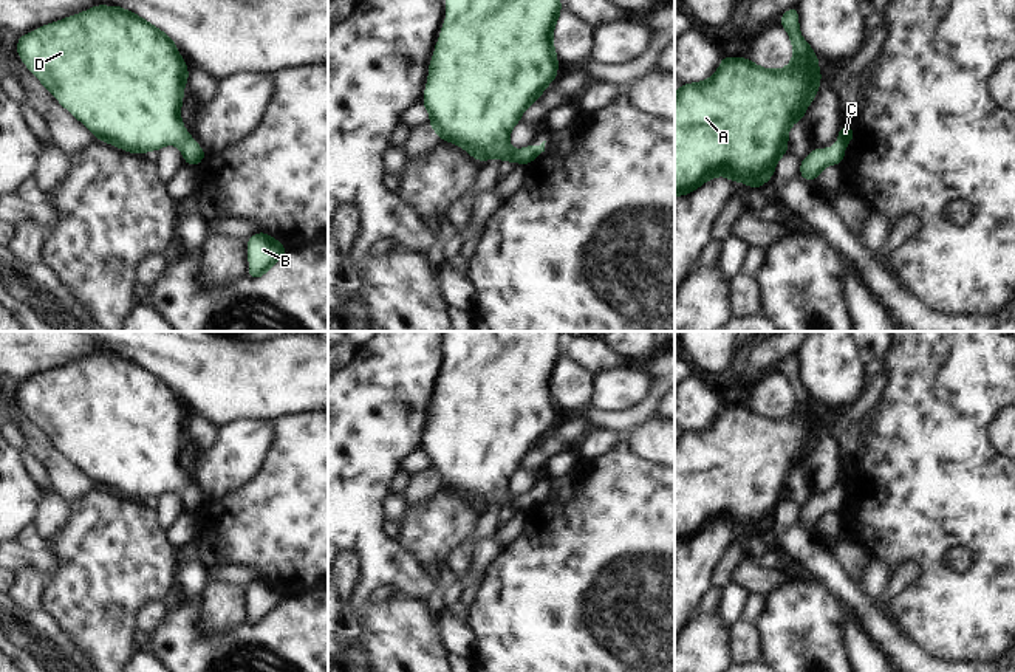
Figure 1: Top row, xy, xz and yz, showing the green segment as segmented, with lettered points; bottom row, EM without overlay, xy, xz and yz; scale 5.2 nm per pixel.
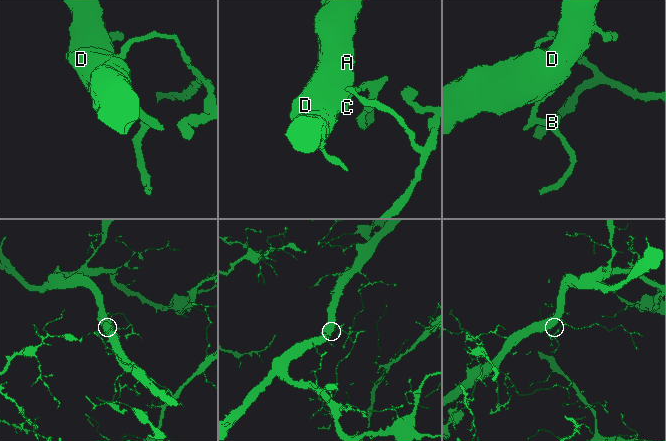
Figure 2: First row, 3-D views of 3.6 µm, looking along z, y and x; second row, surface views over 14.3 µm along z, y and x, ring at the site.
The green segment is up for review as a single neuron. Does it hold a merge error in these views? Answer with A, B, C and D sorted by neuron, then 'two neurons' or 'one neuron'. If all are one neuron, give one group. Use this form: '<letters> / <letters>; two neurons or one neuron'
A B C D; one neuron

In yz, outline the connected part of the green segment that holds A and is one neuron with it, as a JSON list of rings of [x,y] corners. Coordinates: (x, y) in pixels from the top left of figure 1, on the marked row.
[[[798,8],[788,9],[780,23],[794,48],[786,68],[766,70],[746,57],[727,56],[712,77],[682,84],[675,93],[675,197],[692,194],[719,175],[732,183],[743,181],[750,189],[772,178],[777,161],[788,152],[791,125],[803,121],[822,81],[818,56],[798,29]]]

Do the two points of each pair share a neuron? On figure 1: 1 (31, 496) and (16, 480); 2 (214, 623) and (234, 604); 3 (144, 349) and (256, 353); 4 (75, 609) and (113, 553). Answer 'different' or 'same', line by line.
1: same
2: same
3: same
4: same

